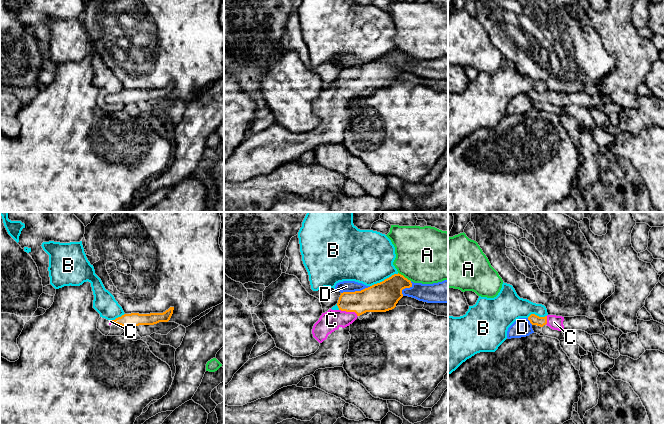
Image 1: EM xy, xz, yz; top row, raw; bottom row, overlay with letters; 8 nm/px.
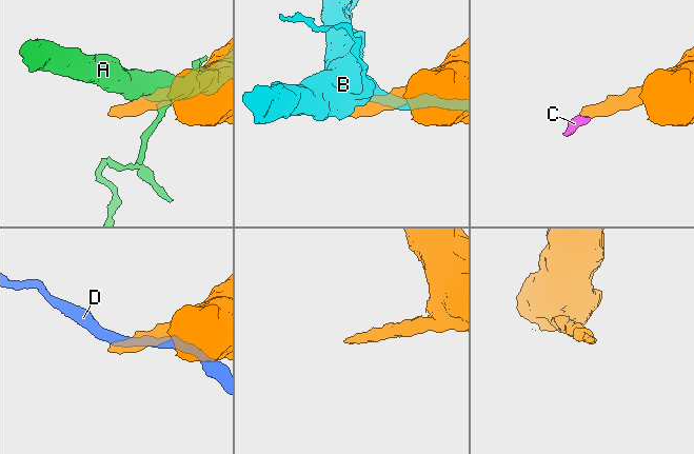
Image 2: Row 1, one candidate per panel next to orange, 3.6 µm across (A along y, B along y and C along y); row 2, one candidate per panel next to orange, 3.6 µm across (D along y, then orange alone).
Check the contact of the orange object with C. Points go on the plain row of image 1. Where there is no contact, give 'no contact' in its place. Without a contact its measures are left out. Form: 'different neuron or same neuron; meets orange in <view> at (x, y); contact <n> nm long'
same neuron; meets orange in xz at (349, 87); contact 160 nm long

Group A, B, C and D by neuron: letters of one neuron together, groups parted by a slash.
A / B / C / D

